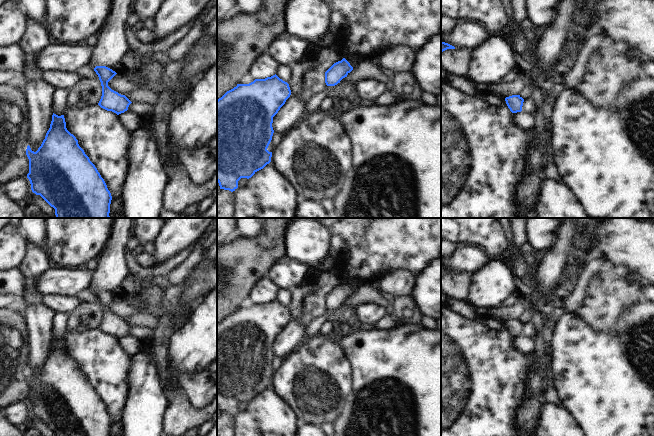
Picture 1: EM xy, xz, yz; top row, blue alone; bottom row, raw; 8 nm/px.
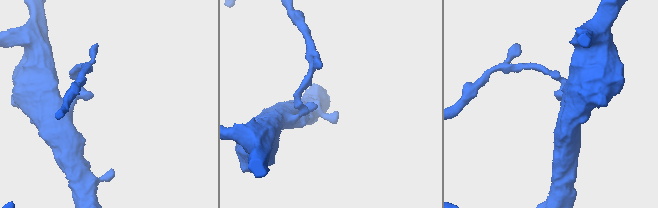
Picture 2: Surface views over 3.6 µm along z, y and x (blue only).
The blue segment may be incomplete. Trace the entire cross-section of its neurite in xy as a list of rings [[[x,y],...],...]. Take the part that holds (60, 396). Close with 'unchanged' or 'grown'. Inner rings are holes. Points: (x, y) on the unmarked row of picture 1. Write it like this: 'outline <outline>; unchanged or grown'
outline [[[53,337],[41,370],[34,376],[28,369],[26,379],[32,416],[40,419],[55,436],[110,436],[111,417],[76,361],[67,354],[64,339]]]; unchanged

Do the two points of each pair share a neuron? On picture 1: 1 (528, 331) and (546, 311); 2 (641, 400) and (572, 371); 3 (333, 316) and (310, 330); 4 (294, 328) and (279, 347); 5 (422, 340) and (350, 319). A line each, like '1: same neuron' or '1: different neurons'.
1: different neurons
2: same neuron
3: same neuron
4: same neuron
5: different neurons

